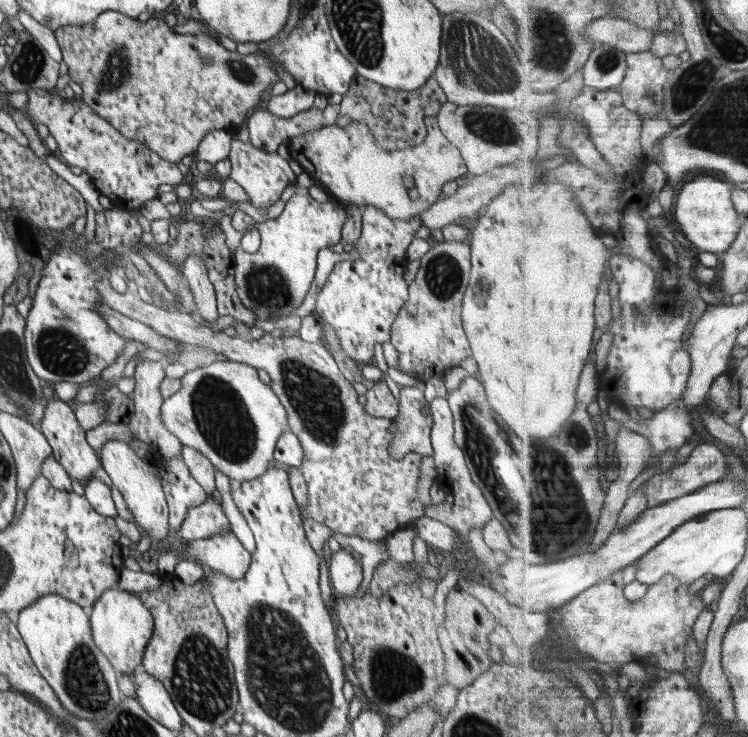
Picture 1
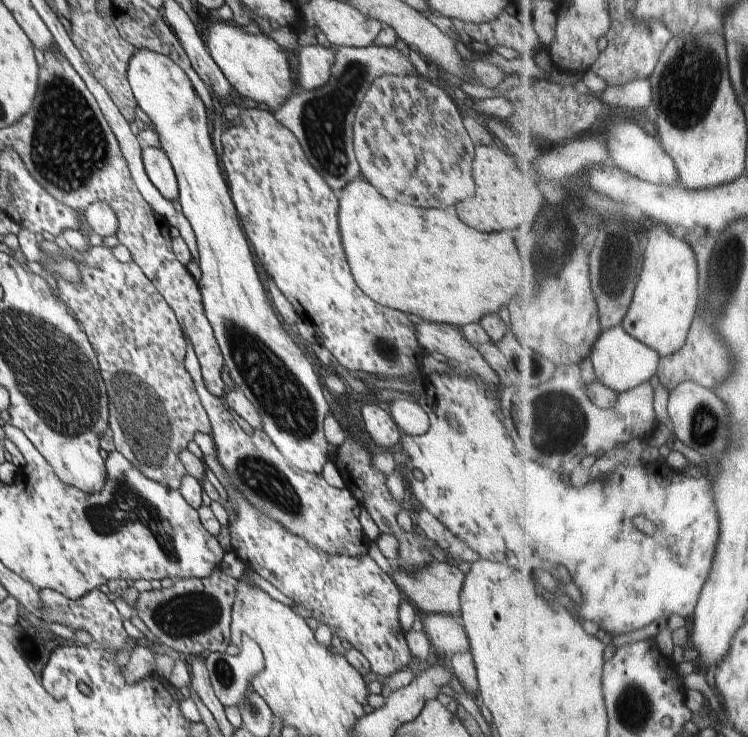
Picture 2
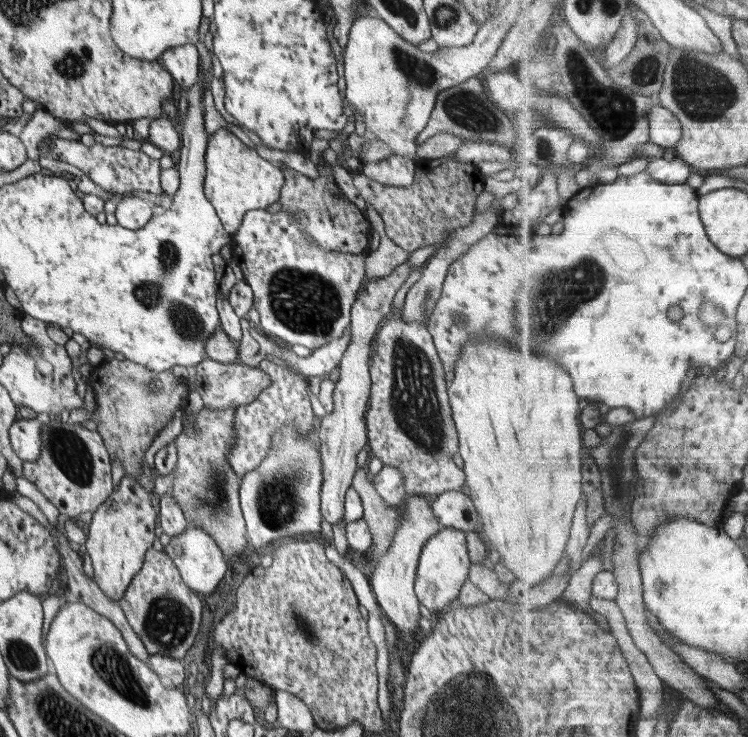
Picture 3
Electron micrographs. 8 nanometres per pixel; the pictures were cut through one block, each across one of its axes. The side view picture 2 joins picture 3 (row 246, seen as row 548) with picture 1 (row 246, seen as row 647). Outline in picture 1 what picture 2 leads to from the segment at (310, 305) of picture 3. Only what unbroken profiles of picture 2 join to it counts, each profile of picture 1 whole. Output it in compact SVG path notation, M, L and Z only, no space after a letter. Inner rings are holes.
M364 205L361 212L361 236L353 244L350 260L336 263L320 293L313 316L322 326L323 337L330 327L340 340L342 351L358 364L373 362L374 346L391 340L392 323L408 299L404 280L409 245L423 225L421 217L393 220L380 208Z

